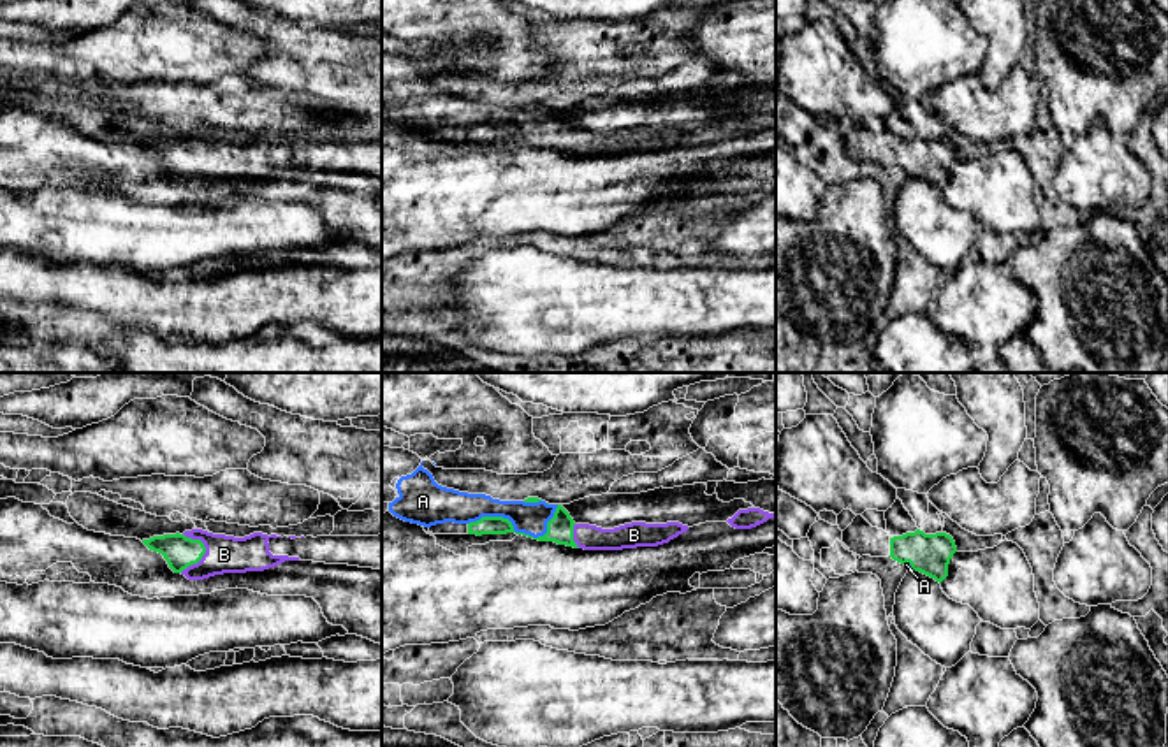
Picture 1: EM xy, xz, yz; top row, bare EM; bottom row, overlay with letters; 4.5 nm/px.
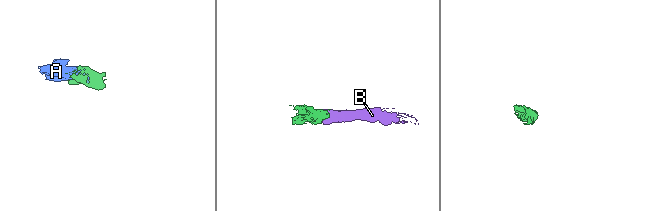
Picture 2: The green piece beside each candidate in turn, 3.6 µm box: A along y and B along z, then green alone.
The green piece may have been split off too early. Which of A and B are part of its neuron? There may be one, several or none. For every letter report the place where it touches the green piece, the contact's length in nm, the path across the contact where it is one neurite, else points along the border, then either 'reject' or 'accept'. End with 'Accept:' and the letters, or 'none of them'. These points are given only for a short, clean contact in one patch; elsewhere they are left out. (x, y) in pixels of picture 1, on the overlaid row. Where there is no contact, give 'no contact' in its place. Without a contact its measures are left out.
A: xz (518, 533) | 420 nm | accept
B: xy (204, 552) | 180 nm | across xy (180, 552), (204, 552), (224, 554) | accept
Accept: A, B

